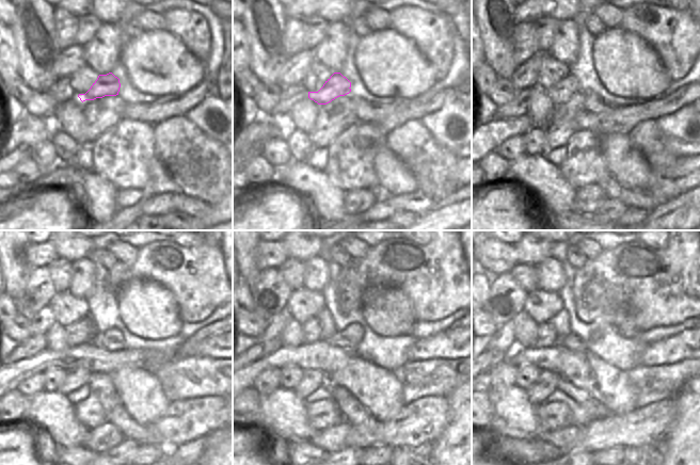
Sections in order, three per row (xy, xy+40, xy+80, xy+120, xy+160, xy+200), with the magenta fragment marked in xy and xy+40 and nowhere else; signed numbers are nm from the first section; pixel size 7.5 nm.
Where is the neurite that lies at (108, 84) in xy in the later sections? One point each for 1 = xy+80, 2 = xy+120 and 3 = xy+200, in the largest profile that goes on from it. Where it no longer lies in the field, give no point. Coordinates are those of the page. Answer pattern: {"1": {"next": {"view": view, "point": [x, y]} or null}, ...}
{"1": {"next": {"view": "xy+80", "point": [562, 92]}}, "2": {"next": {"view": "xy+120", "point": [82, 331]}}, "3": {"next": {"view": "xy+200", "point": [546, 336]}}}

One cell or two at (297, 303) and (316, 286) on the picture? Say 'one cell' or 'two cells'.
two cells

